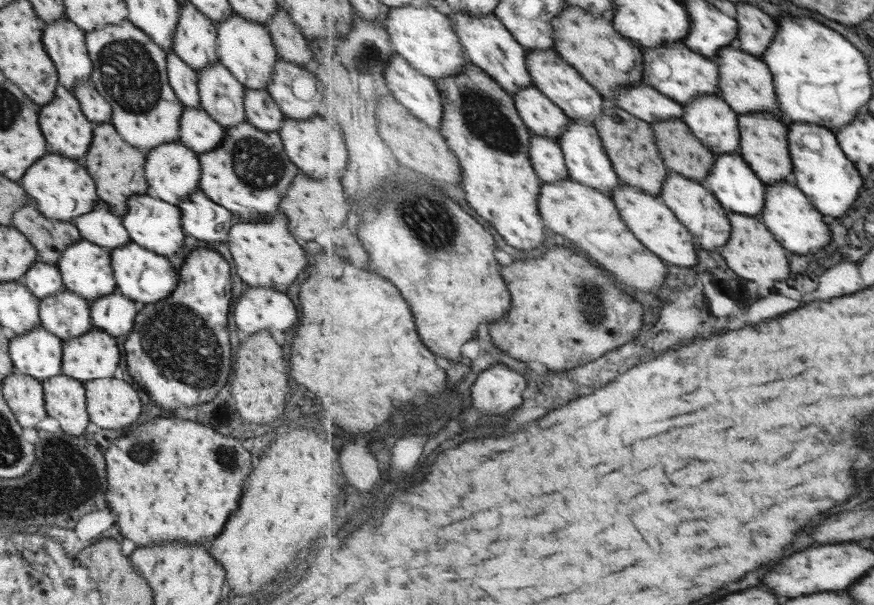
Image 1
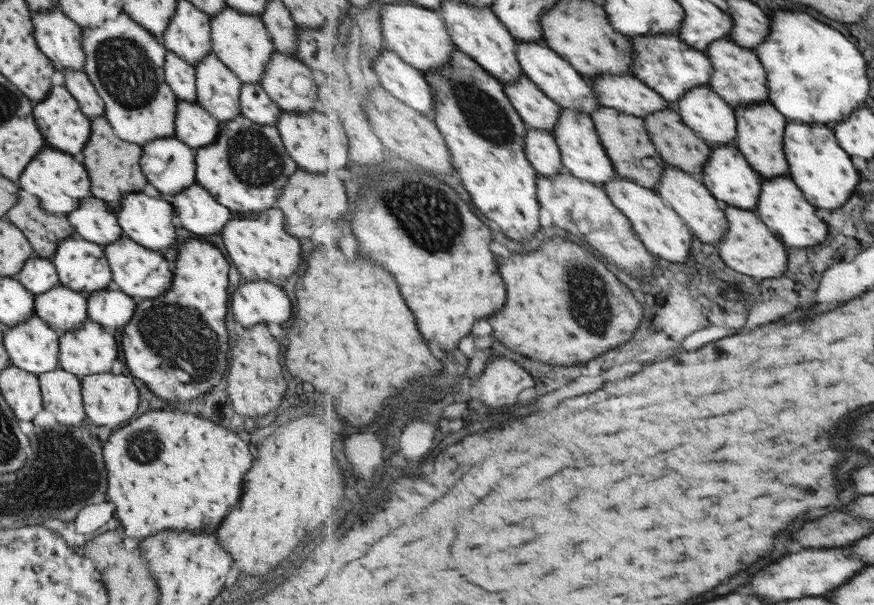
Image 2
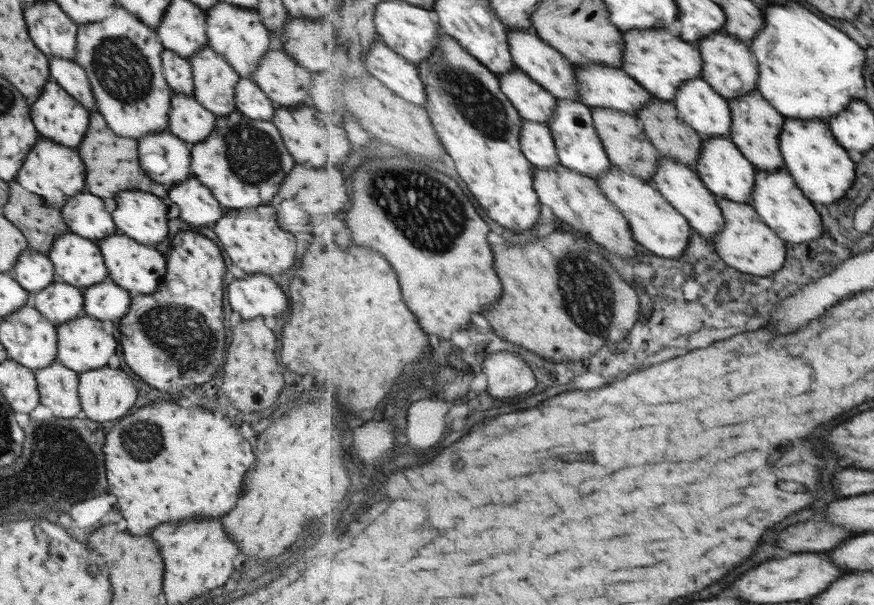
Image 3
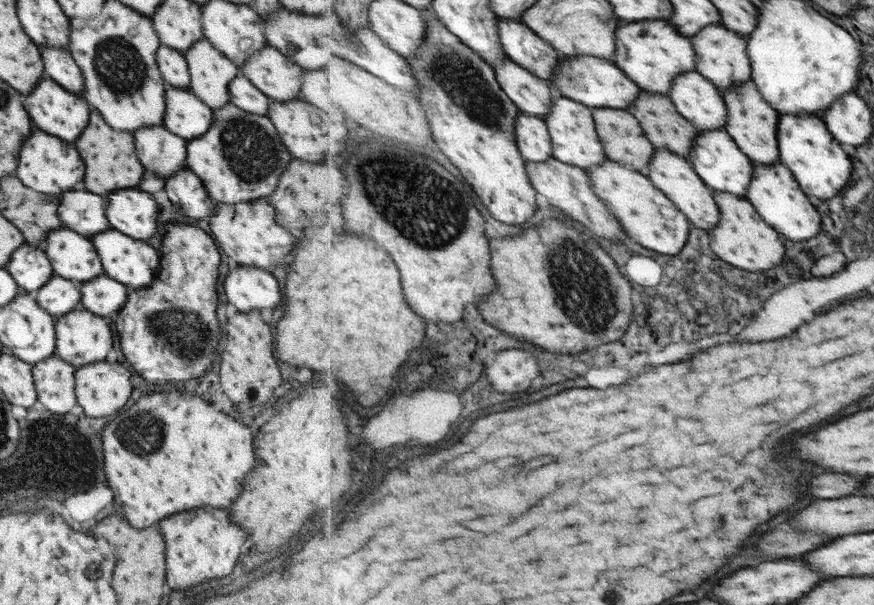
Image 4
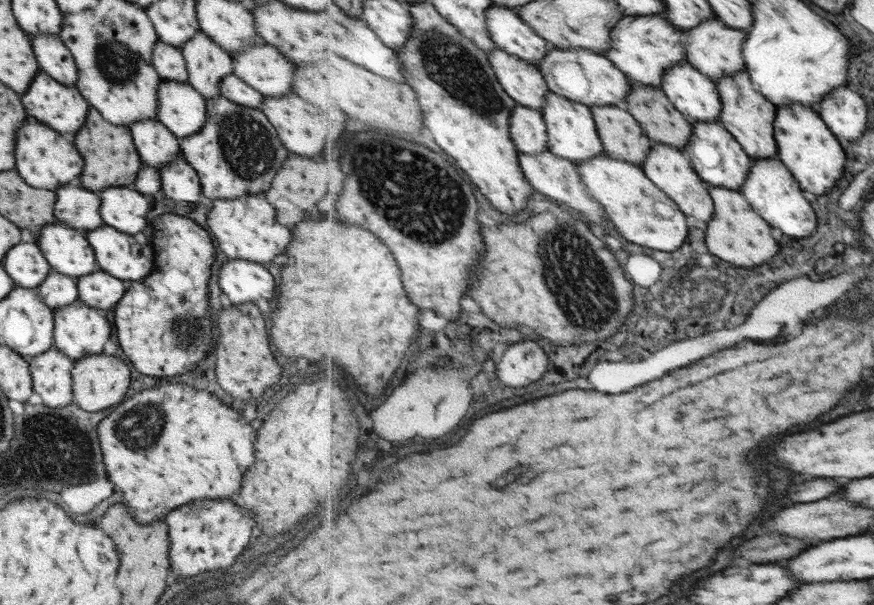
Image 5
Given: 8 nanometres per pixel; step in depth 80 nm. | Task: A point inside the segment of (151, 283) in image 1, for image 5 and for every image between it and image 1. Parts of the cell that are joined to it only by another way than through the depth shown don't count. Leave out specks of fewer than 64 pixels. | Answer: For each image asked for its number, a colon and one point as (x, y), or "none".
2: (141, 273)
3: (136, 268)
4: (132, 262)
5: (118, 254)

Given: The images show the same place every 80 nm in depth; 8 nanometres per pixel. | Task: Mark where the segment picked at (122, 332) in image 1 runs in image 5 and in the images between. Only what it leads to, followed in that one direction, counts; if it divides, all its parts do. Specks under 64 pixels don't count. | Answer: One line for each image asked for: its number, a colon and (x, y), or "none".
2: (110, 307)
3: (105, 301)
4: (101, 295)
5: (99, 290)

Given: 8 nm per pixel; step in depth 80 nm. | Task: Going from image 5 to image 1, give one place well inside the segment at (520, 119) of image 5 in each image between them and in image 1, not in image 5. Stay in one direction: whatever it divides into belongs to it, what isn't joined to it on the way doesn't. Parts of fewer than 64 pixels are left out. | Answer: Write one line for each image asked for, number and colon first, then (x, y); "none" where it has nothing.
1: (547, 155)
2: (543, 151)
3: (538, 144)
4: (533, 137)

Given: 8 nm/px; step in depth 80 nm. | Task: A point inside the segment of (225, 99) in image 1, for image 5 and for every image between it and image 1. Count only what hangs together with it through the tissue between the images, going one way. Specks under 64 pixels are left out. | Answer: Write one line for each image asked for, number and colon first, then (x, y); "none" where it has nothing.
2: (217, 89)
3: (213, 80)
4: (209, 71)
5: (205, 63)

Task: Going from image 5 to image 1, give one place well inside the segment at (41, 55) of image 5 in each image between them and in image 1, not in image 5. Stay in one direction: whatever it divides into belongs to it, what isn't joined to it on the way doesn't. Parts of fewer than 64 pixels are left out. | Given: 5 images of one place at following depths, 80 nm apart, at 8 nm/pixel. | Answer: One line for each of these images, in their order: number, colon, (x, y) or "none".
1: (97, 111)
2: (89, 102)
3: (68, 75)
4: (58, 65)

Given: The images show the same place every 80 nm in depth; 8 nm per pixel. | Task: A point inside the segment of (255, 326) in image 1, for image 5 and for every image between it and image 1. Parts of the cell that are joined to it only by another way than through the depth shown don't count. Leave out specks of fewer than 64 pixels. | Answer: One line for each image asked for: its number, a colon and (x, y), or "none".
2: (252, 302)
3: (256, 295)
4: (246, 288)
5: (241, 281)

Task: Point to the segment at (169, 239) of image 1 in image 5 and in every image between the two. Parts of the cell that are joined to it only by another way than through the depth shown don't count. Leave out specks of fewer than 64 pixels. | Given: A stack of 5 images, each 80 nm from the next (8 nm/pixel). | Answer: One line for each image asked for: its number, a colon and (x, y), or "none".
2: (145, 220)
3: (141, 216)
4: (132, 212)
5: (124, 210)

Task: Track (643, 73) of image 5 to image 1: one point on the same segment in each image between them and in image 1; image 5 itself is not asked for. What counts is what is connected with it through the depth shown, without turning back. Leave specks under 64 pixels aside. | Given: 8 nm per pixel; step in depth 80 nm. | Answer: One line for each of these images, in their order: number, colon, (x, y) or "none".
1: (684, 74)
2: (686, 67)
3: (661, 62)
4: (653, 53)

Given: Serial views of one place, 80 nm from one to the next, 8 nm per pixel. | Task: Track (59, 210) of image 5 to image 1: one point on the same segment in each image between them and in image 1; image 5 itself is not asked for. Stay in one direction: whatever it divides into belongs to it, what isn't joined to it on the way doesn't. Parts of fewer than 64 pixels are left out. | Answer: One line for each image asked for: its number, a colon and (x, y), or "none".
1: (97, 226)
2: (90, 220)
3: (84, 214)
4: (82, 212)

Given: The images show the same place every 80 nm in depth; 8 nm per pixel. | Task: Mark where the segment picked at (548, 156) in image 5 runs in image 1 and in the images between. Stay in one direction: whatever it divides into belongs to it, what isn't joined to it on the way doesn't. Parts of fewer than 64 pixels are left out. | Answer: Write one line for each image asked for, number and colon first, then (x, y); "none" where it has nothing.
1: (590, 217)
2: (582, 207)
3: (575, 198)
4: (568, 187)

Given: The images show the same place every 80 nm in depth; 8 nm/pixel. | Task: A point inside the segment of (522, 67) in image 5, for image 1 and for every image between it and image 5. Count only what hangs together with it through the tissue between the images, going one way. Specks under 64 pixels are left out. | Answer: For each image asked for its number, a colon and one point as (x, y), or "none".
1: (544, 118)
2: (537, 110)
3: (535, 103)
4: (533, 96)

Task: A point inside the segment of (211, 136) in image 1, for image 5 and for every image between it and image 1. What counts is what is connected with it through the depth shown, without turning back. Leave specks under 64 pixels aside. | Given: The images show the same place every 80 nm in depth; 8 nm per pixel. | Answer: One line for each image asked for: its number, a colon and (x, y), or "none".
2: (194, 126)
3: (188, 120)
4: (185, 115)
5: (181, 109)

